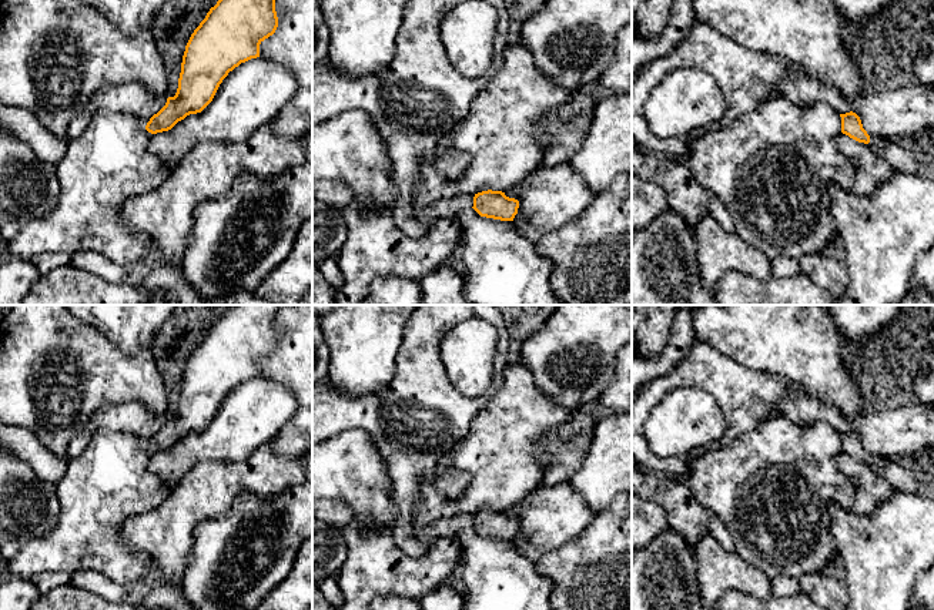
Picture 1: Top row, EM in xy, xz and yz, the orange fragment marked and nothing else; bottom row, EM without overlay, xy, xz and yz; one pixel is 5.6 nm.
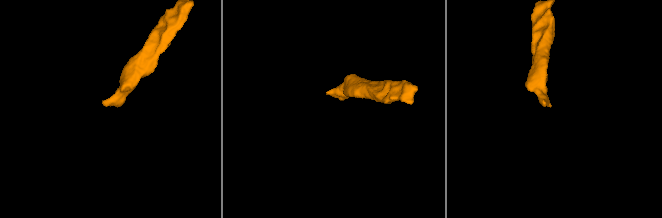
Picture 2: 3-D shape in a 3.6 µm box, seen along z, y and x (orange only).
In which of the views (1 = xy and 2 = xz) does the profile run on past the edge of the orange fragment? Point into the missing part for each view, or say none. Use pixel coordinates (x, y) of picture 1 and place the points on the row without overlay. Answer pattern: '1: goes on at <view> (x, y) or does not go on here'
1: does not go on here
2: does not go on here

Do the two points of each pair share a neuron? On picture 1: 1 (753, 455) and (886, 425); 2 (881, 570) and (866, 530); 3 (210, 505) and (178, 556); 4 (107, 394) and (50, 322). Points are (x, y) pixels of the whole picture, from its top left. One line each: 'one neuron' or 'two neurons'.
1: two neurons
2: one neuron
3: one neuron
4: one neuron

